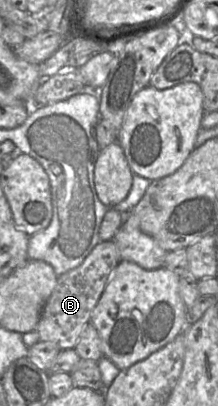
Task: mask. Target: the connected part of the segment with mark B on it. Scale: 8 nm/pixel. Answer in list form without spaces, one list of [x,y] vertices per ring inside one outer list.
[[[100,241],[79,266],[58,276],[37,323],[40,341],[55,343],[62,350],[74,349],[83,328],[91,323],[91,313],[120,261],[115,242]]]

